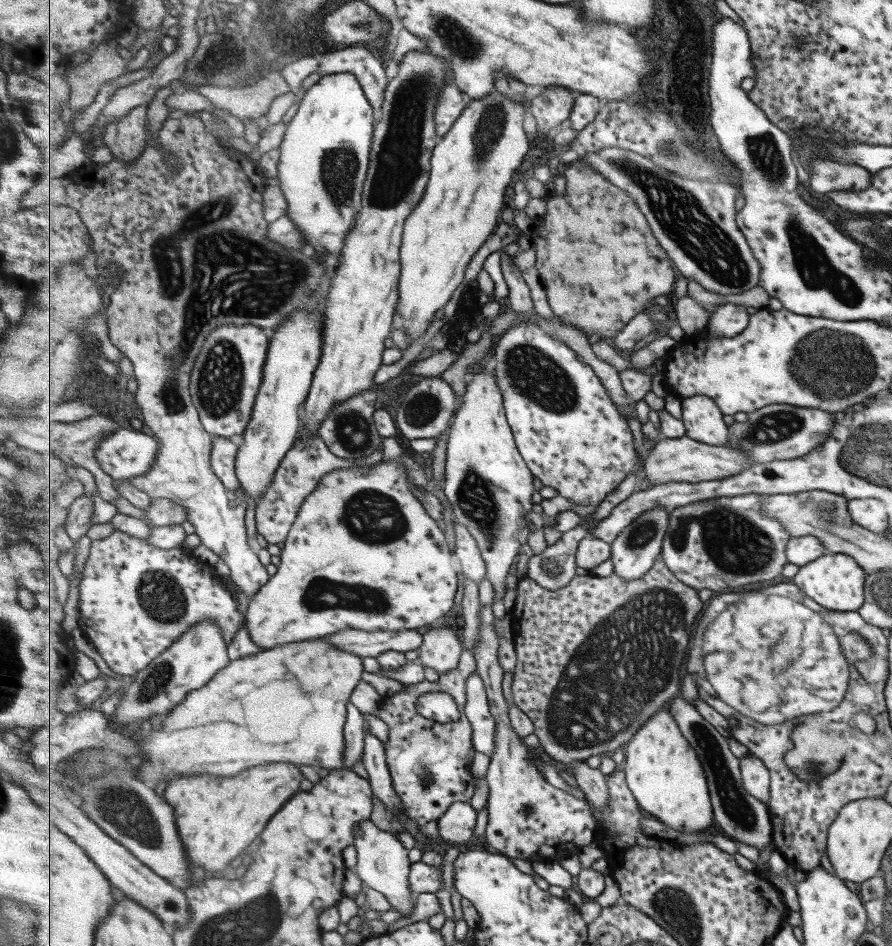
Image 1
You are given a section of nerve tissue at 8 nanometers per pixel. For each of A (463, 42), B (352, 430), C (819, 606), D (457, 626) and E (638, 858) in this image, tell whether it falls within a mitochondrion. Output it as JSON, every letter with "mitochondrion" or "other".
{"A":"mitochondrion","B":"mitochondrion","C":"other","D":"other","E":"other"}

